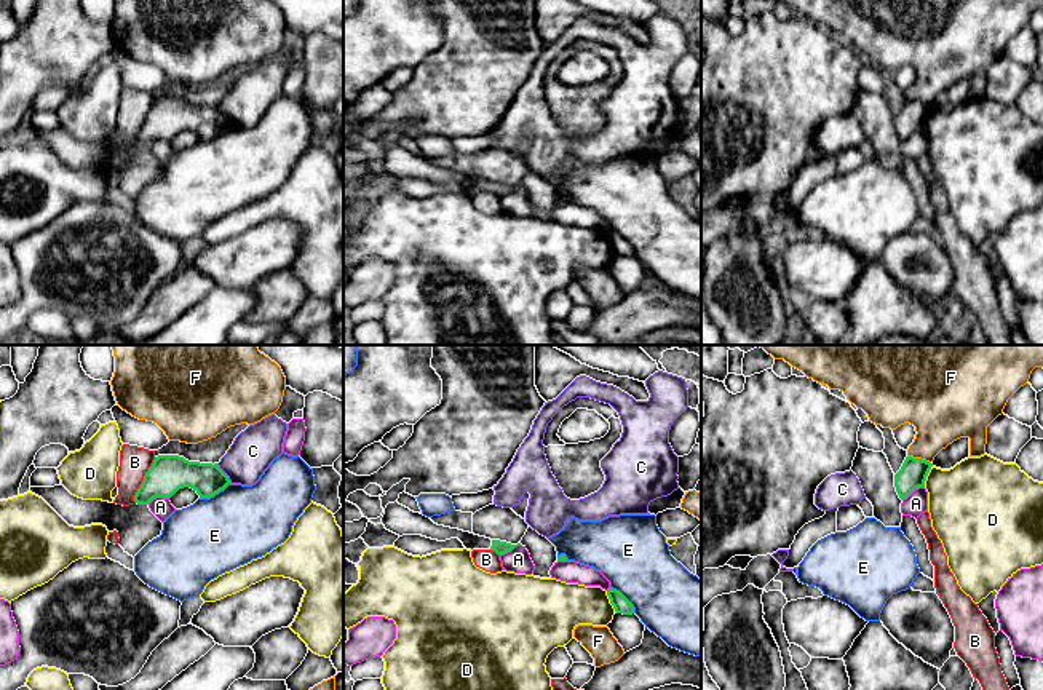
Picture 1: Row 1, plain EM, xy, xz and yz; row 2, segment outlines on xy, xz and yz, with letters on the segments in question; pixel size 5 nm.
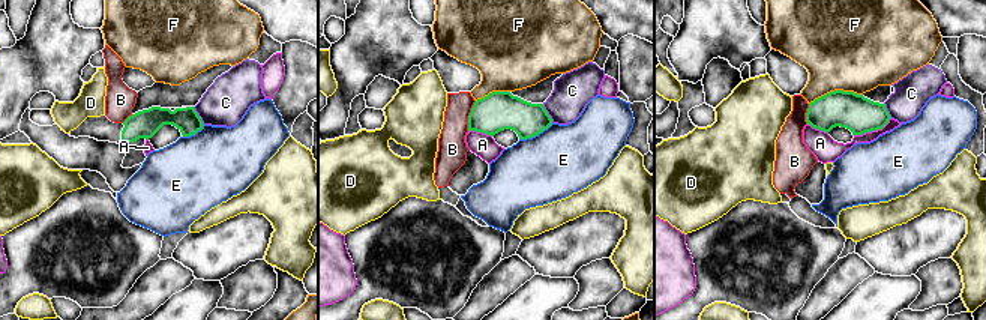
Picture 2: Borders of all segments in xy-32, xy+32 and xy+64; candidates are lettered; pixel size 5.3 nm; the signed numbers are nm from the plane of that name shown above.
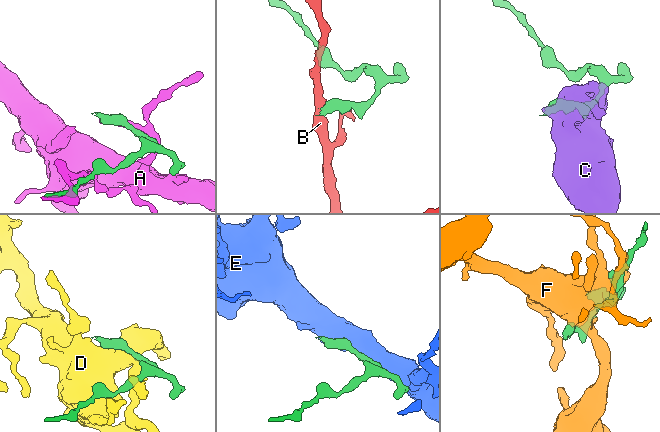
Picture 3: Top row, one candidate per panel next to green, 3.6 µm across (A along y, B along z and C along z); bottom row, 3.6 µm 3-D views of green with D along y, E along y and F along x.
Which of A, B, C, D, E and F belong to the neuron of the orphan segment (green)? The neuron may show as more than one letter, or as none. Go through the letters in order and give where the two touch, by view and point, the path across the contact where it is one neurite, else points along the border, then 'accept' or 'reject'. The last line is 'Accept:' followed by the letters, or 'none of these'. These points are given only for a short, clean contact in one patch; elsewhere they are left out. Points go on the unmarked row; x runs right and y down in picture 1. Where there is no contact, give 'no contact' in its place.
A: contact yz (912, 133); reject
B: contact xy (144, 122); border xy (155, 99), (134, 138), (134, 144); reject
C: contact xy (224, 115); border xy (216, 106), (232, 125); reject
D: contact xz (610, 243); reject
E: contact xy (214, 136); reject
F: contact yz (919, 101); reject
Accept: none of these

